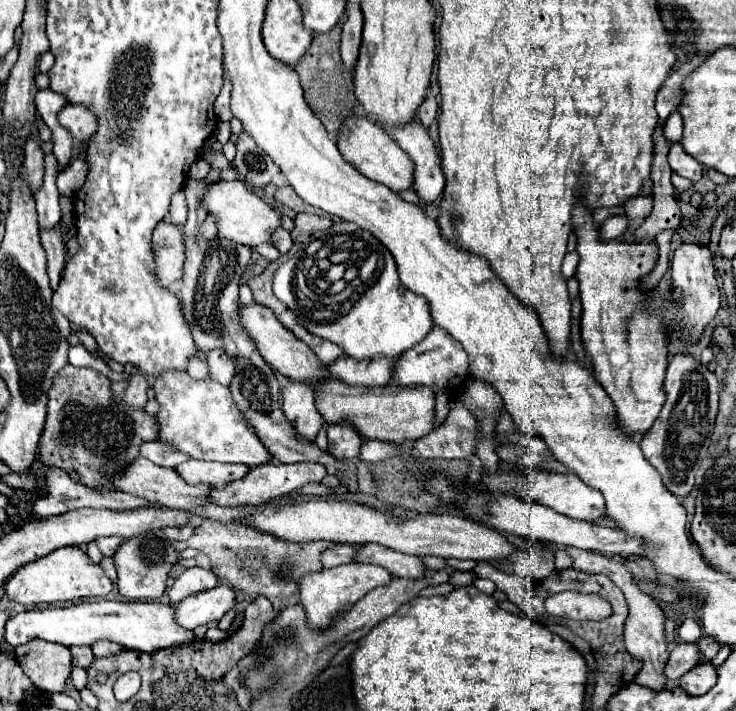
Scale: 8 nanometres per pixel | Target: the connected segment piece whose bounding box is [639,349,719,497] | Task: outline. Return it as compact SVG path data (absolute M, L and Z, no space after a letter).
M685 349L677 351L667 367L665 393L667 401L661 413L639 445L645 459L659 471L665 487L677 497L687 497L697 483L697 473L711 445L711 433L715 431L719 381L707 365L695 361L691 351Z

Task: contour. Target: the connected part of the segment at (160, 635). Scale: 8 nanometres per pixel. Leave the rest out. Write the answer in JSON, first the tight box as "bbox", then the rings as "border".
{"bbox":[5,601,195,653],"border":[[[95,601],[95,603],[77,603],[71,607],[45,607],[35,611],[19,611],[9,617],[5,623],[5,641],[13,647],[19,647],[31,639],[45,639],[51,643],[71,645],[91,645],[97,639],[109,639],[127,649],[139,649],[153,653],[159,649],[185,645],[195,641],[193,631],[185,631],[175,621],[175,607],[161,605],[155,601],[149,603],[121,603],[121,601]]]}

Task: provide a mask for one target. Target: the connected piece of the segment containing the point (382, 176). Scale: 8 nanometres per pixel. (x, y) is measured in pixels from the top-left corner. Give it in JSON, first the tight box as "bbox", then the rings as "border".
{"bbox":[337,119,413,193],"border":[[[345,119],[345,127],[337,133],[337,147],[341,155],[355,167],[359,169],[365,177],[371,181],[377,181],[381,185],[387,185],[391,191],[401,193],[405,189],[413,189],[413,161],[409,155],[389,137],[381,127],[377,127],[369,119]]]}

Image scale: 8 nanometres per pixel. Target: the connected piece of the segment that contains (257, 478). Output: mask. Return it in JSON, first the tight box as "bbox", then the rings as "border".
{"bbox":[211,461,327,507],"border":[[[271,461],[267,465],[251,467],[245,477],[237,479],[233,483],[227,483],[221,489],[213,489],[211,499],[217,505],[227,505],[227,507],[233,507],[233,505],[261,505],[261,503],[267,503],[275,497],[297,491],[307,483],[319,483],[325,475],[327,475],[327,469],[321,463],[277,463],[277,461],[273,463]]]}

